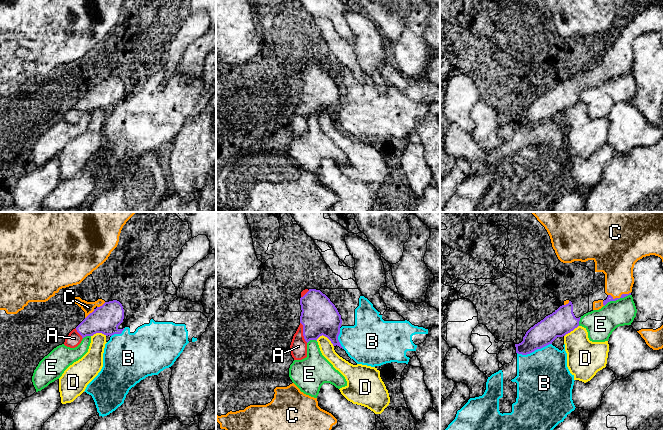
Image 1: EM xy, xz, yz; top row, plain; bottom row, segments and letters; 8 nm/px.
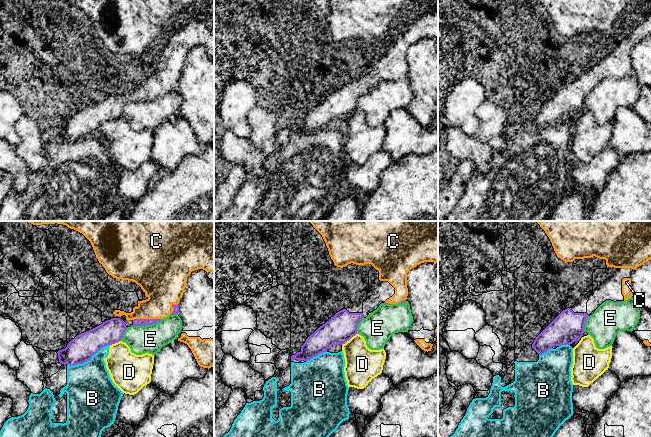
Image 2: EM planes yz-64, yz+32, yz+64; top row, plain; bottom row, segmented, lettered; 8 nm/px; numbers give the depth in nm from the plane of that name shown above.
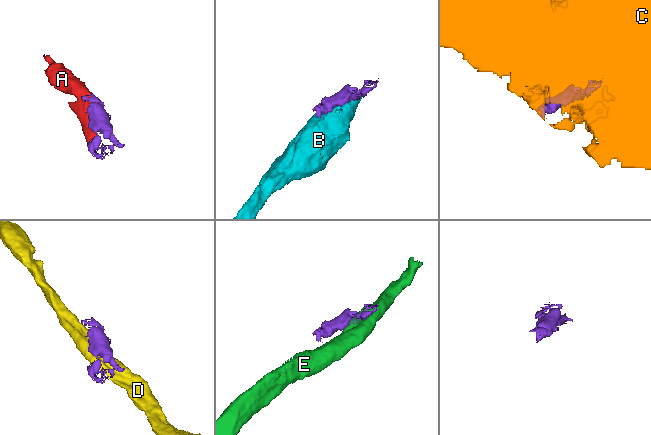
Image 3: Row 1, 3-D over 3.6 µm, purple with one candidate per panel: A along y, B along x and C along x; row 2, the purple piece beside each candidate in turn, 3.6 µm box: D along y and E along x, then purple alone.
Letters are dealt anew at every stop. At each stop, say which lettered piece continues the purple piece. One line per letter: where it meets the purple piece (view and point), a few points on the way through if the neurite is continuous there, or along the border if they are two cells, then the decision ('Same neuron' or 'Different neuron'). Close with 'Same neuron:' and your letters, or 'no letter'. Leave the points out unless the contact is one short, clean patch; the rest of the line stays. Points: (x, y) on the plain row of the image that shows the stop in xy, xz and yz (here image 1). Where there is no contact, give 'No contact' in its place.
A: Touches purple at xz (303, 108). Same neuron
B: Touches purple at yz (534, 126). Different neuron
C: Touches purple at yz (620, 73). Different neuron
D: Touches purple at xz (326, 112). Different neuron
E: Touches purple at yz (617, 75). Different neuron
Same neuron: A

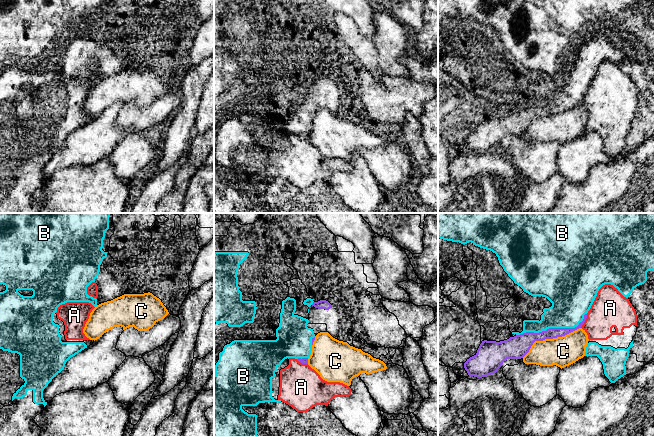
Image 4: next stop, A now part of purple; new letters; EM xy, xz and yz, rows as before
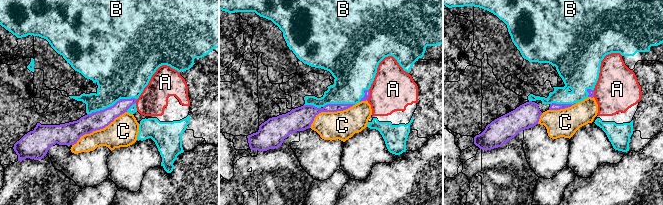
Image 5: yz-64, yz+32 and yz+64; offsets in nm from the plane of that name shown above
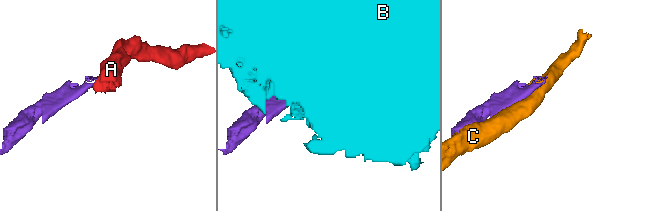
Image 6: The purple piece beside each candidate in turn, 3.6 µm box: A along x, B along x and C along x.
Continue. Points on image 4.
A: Touches purple at yz (584, 97). Boundary: yz (587, 90), (584, 99), (580, 103). Different neuron
B: Touches purple at yz (552, 104). Different neuron
C: Touches purple at yz (549, 114). Different neuron
Same neuron: no letter

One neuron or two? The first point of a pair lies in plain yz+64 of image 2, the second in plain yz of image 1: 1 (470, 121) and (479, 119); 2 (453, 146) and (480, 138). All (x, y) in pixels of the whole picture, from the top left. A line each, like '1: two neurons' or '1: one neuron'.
1: two neurons
2: two neurons

